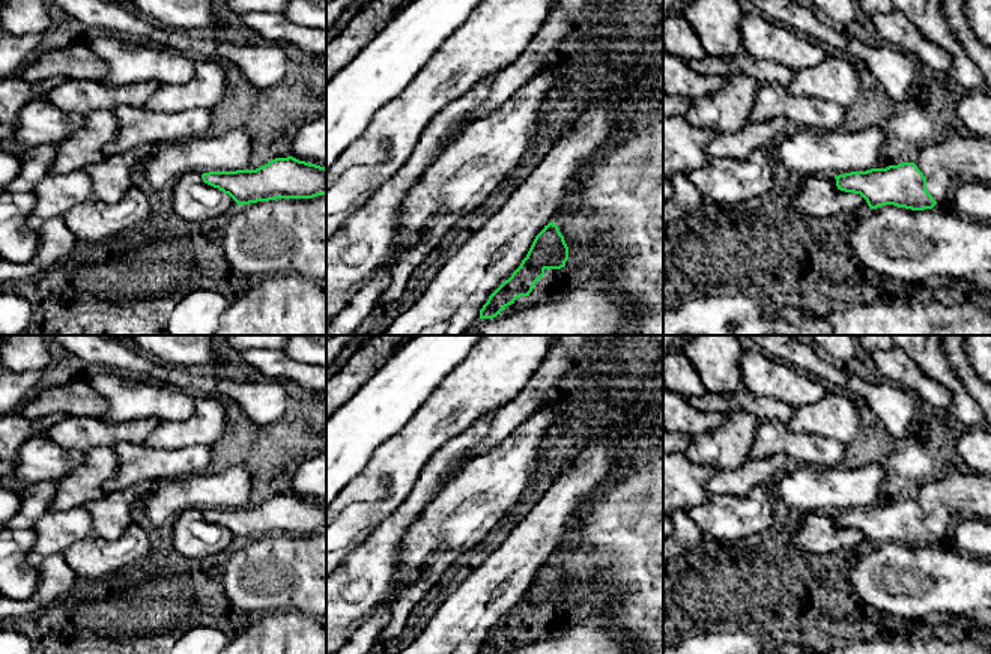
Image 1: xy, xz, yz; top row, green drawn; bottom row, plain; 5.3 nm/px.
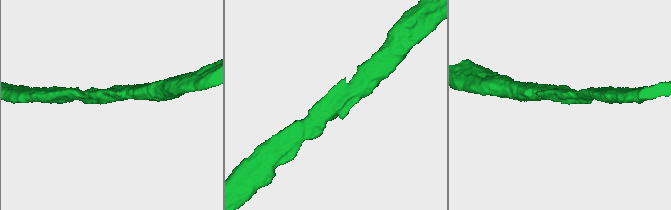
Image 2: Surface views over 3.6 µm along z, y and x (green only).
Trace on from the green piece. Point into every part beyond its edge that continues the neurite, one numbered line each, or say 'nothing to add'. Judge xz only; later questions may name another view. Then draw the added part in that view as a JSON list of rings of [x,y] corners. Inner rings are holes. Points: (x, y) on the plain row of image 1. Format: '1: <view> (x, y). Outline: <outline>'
nothing to add

